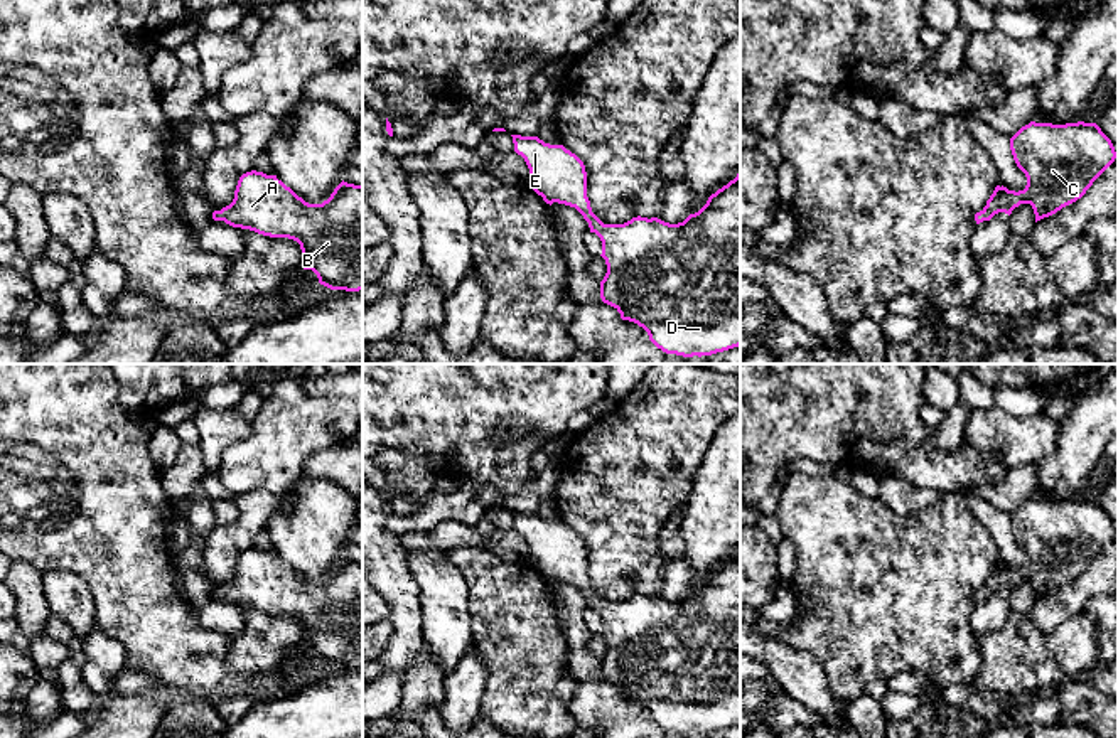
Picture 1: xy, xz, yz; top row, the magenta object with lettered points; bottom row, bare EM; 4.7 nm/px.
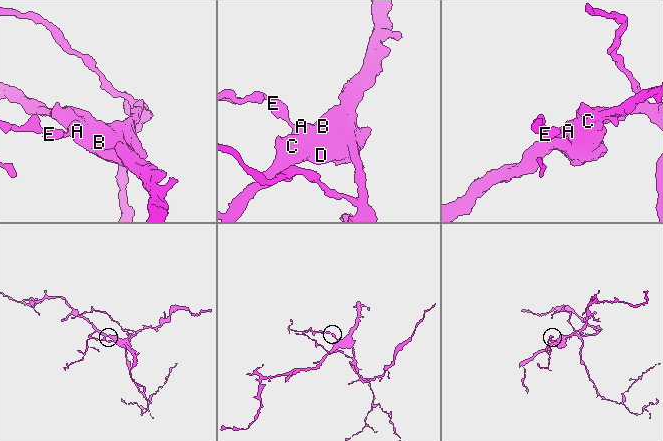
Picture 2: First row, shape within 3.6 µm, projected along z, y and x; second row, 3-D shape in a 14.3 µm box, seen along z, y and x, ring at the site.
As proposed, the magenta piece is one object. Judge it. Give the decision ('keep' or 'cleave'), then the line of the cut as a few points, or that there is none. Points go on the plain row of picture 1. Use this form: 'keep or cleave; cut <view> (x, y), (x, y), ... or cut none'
keep; cut none

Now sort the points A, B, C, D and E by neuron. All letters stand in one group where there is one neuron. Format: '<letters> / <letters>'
A B C D E

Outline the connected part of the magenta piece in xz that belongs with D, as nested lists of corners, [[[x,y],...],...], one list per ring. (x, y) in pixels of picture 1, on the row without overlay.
[[[511,512],[514,529],[529,546],[529,563],[546,581],[575,585],[589,600],[590,610],[602,618],[607,650],[600,659],[600,676],[614,684],[622,698],[642,704],[649,718],[666,731],[683,735],[712,733],[740,723],[740,549],[734,558],[712,571],[707,581],[683,600],[669,602],[658,595],[632,595],[624,602],[604,602],[587,575],[583,539],[563,522],[550,522],[538,514]]]

